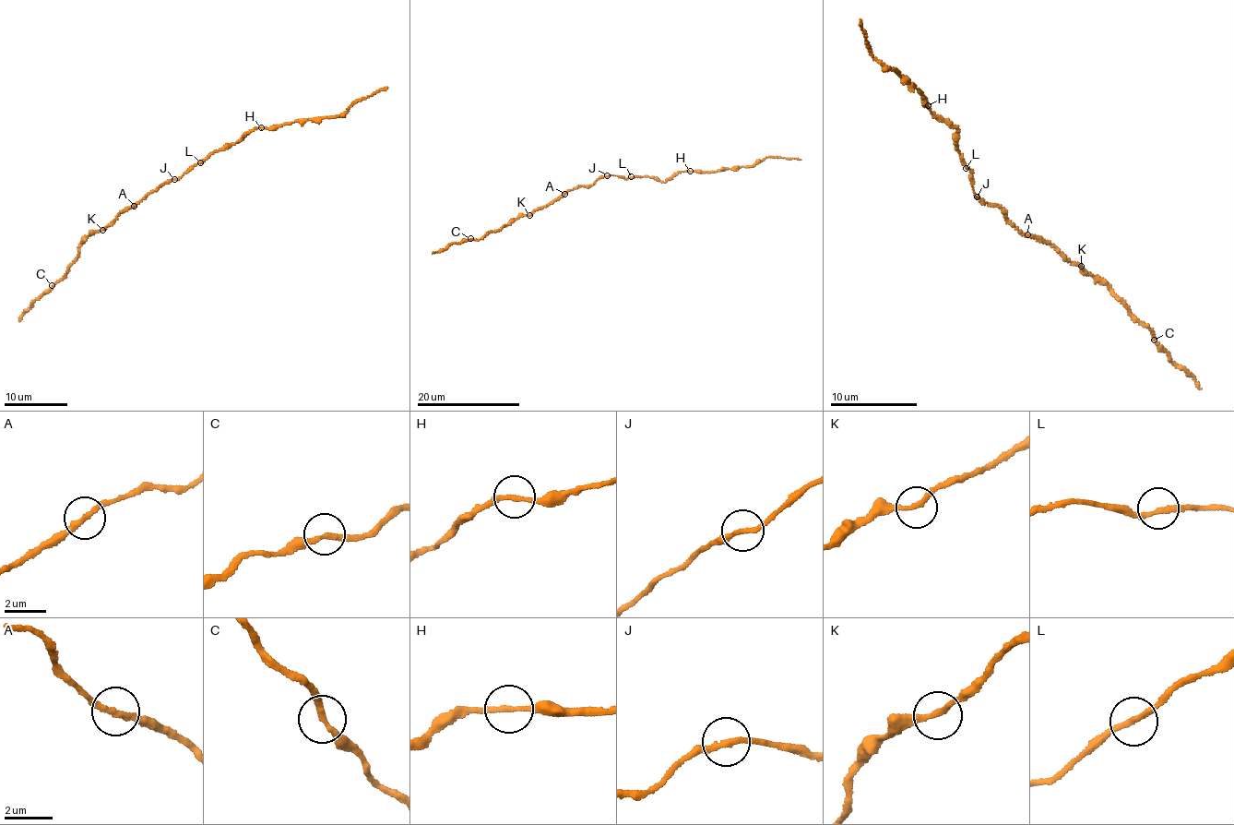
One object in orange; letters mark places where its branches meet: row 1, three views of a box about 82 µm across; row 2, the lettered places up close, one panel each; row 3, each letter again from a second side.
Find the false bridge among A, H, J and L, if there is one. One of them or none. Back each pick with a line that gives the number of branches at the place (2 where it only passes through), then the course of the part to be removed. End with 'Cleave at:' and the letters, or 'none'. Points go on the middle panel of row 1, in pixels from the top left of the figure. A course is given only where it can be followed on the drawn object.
Cleave at: none

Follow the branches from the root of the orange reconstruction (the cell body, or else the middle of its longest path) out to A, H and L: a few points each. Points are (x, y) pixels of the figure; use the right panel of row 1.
A: (978, 197), (985, 203), (996, 205), (1027, 234)
H: (978, 197), (974, 195), (969, 169), (954, 144), (958, 128), (937, 117), (928, 105)
L: (978, 197), (974, 195), (970, 173), (966, 168)

